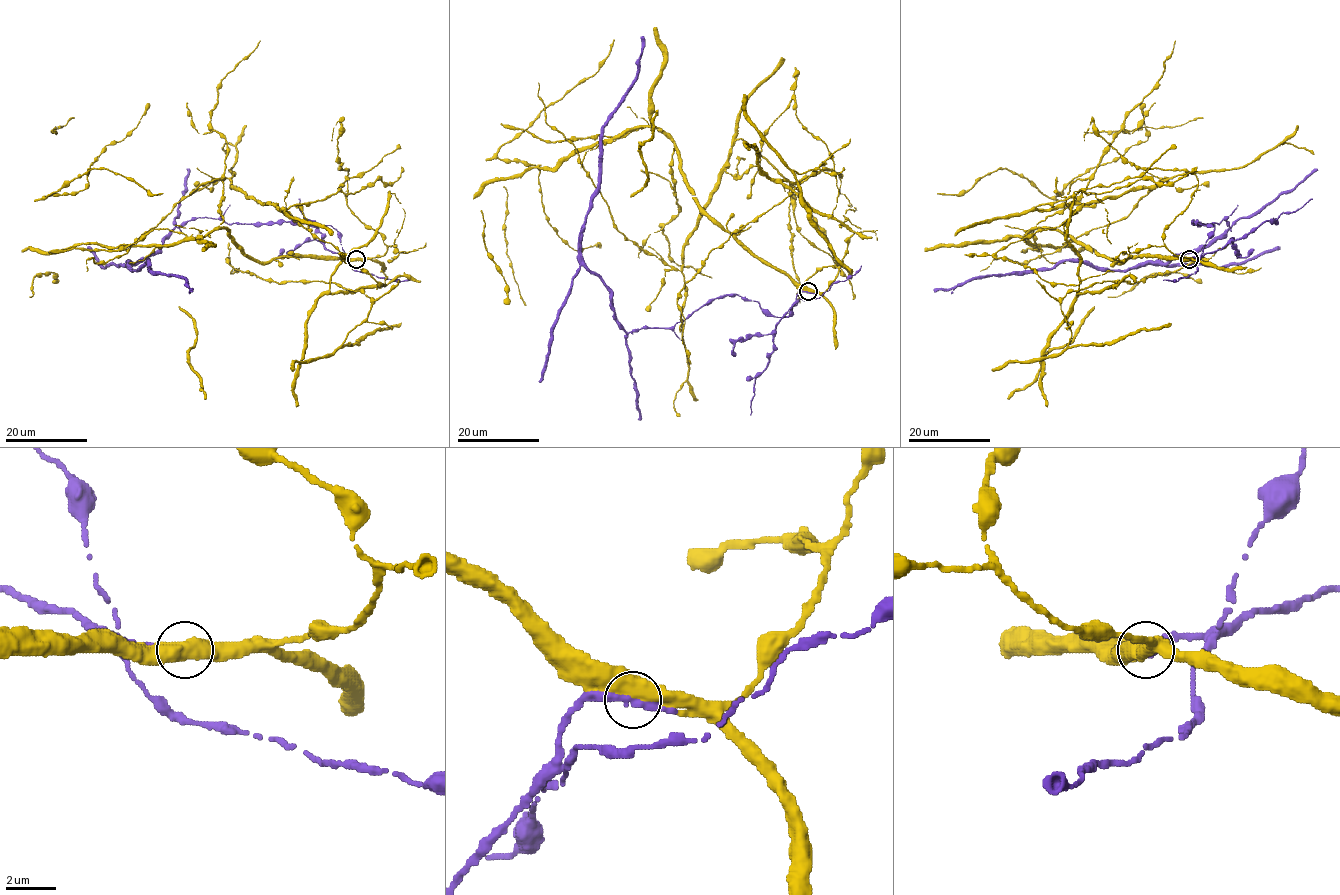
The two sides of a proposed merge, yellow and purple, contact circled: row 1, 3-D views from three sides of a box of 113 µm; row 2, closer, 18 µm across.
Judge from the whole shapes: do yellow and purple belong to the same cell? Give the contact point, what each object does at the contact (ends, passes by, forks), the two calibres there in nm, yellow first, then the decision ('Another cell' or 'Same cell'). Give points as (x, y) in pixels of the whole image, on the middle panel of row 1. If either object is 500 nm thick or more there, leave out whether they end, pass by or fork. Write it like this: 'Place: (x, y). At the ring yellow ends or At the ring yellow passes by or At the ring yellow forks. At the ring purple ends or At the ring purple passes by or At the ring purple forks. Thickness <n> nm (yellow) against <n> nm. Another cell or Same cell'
Place: (808, 291). At the ring yellow passes by. At the ring purple passes by. Thickness 480 nm (yellow) against 320 nm. Same cell

